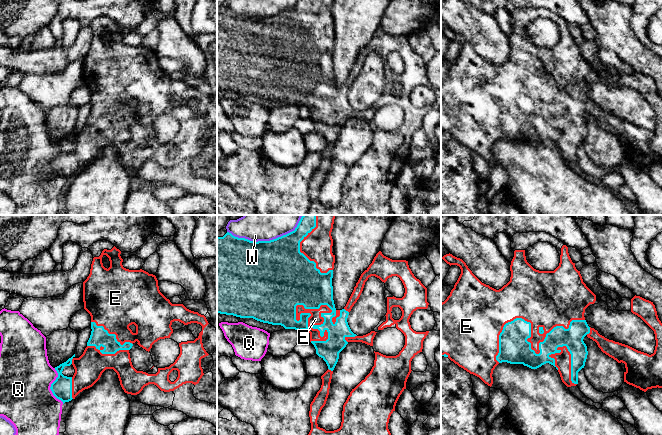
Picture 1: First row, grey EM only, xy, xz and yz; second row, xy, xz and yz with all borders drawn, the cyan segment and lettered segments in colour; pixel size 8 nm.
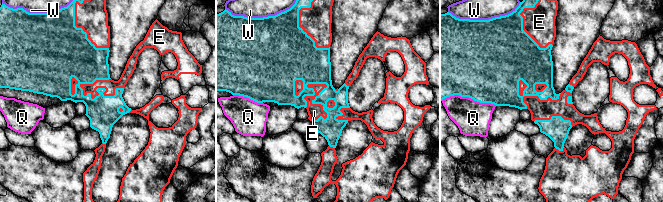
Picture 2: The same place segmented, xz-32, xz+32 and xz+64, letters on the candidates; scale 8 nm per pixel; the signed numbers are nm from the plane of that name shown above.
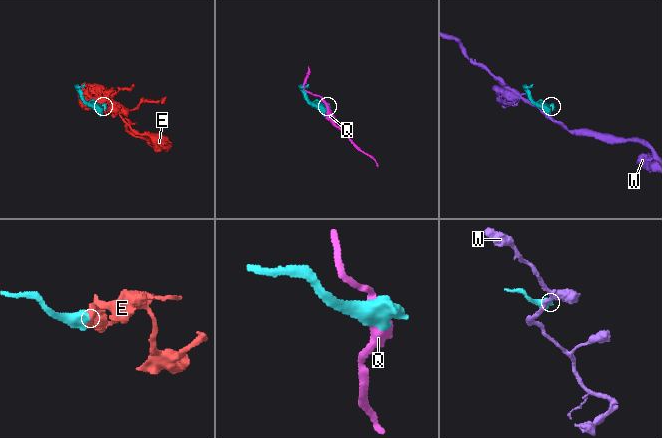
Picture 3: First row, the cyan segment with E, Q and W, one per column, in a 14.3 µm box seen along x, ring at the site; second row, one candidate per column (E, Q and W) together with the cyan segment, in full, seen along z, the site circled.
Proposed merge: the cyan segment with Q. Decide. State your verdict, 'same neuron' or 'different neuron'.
different neuron

